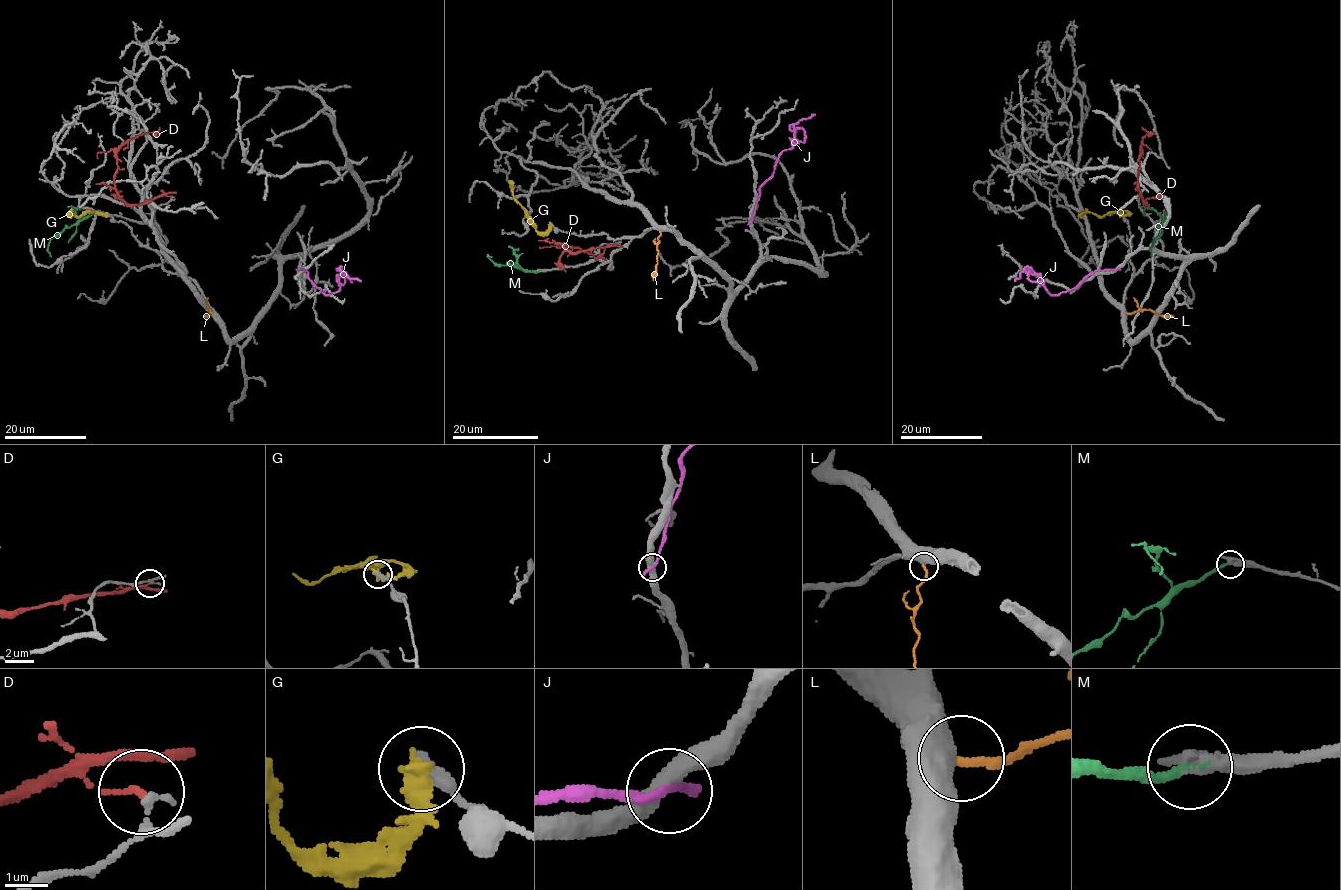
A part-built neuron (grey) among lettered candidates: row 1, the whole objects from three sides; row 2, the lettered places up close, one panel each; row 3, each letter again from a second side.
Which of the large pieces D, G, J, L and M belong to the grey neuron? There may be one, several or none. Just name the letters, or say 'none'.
M

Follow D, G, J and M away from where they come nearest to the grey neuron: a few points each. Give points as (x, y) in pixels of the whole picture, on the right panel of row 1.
D: (1139, 196), (1147, 204), (1140, 195), (1138, 173), (1142, 139), (1152, 132), (1142, 127)
G: (1120, 214), (1127, 213), (1124, 210), (1114, 211), (1102, 216), (1082, 212), (1078, 216)
J: (1117, 269), (1094, 271), (1073, 288), (1054, 294), (1045, 288), (1039, 275), (1020, 273), (1014, 281)
M: (1164, 212), (1159, 234), (1151, 246), (1151, 256)

